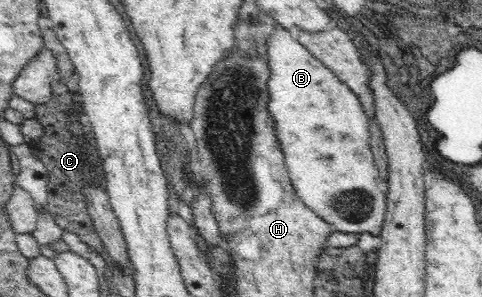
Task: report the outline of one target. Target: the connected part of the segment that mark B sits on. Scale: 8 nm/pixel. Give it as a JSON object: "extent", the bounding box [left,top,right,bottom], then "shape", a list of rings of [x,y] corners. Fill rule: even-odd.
{"extent":[266,27,388,251],"shape":[[[283,27],[267,39],[266,51],[269,113],[277,121],[296,196],[333,229],[357,233],[356,245],[369,251],[371,237],[380,235],[388,199],[369,143],[369,121],[357,95]]]}

